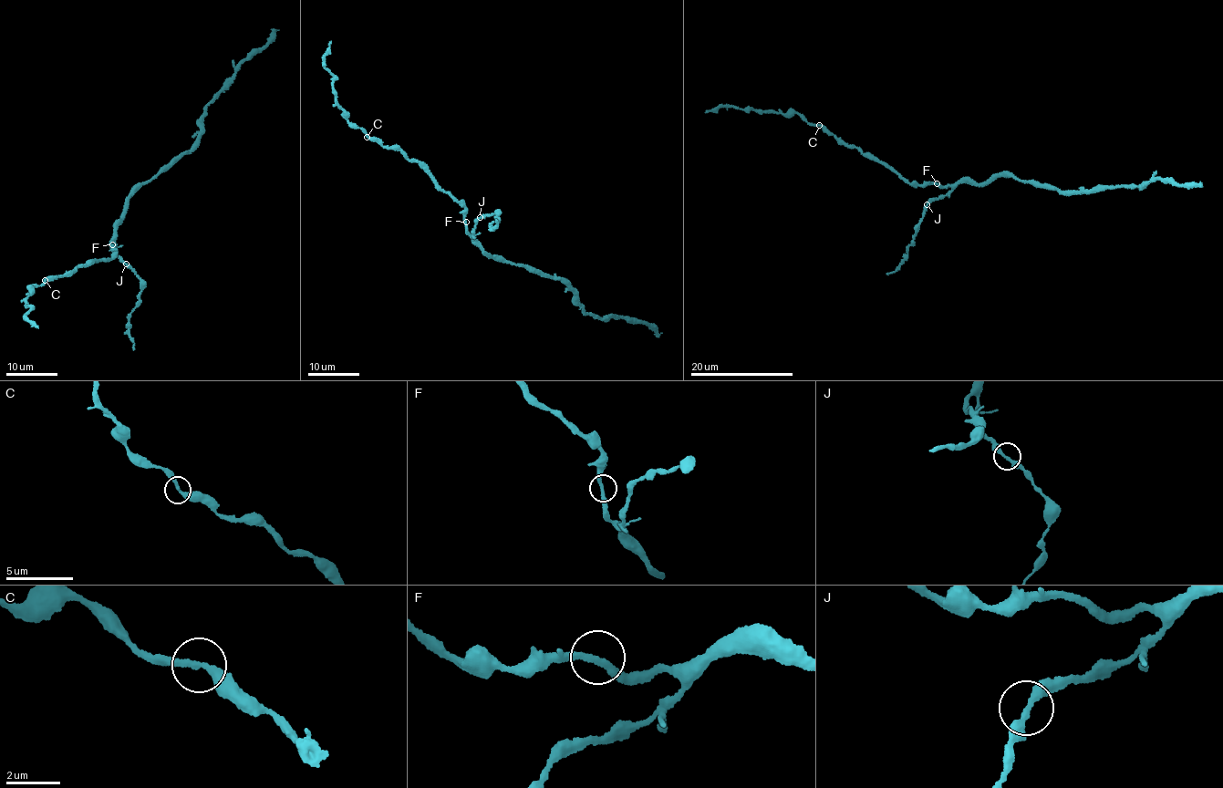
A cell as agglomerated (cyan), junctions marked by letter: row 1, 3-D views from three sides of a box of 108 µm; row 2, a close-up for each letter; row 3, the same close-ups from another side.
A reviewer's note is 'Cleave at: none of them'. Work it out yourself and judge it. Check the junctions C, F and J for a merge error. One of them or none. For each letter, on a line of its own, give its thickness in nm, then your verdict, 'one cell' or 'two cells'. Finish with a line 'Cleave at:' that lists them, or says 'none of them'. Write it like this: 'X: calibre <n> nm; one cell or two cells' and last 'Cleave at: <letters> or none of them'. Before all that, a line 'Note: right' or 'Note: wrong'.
Note: right
C: calibre 280 nm; one cell
F: calibre 260 nm; one cell
J: calibre 280 nm; one cell
Cleave at: none of them

